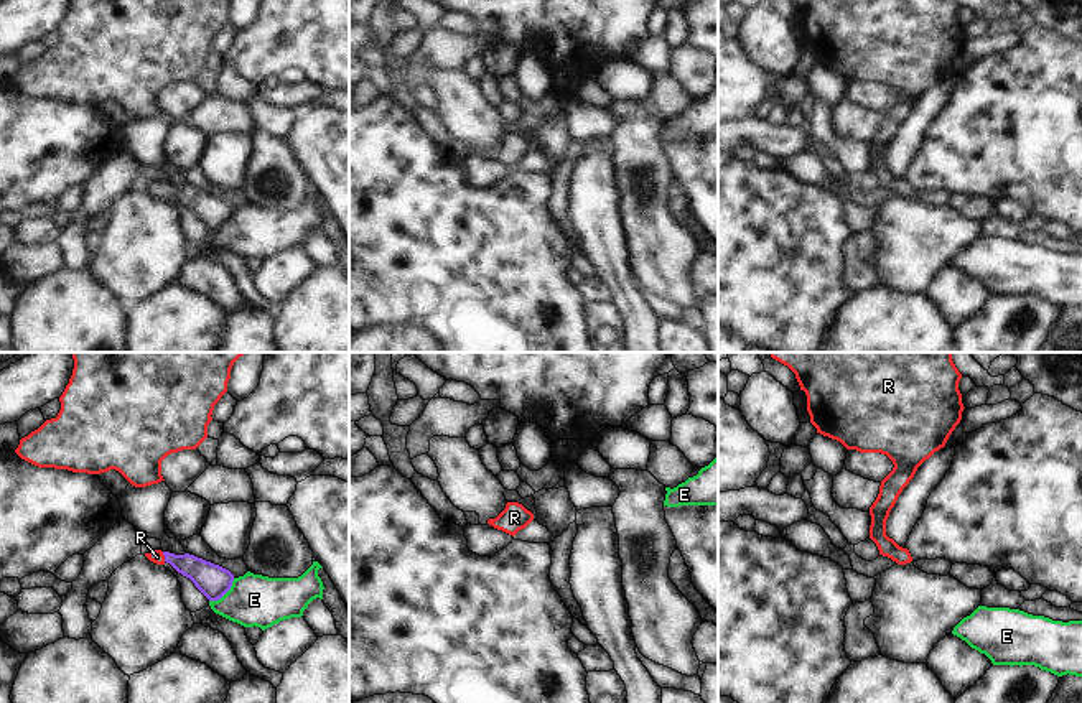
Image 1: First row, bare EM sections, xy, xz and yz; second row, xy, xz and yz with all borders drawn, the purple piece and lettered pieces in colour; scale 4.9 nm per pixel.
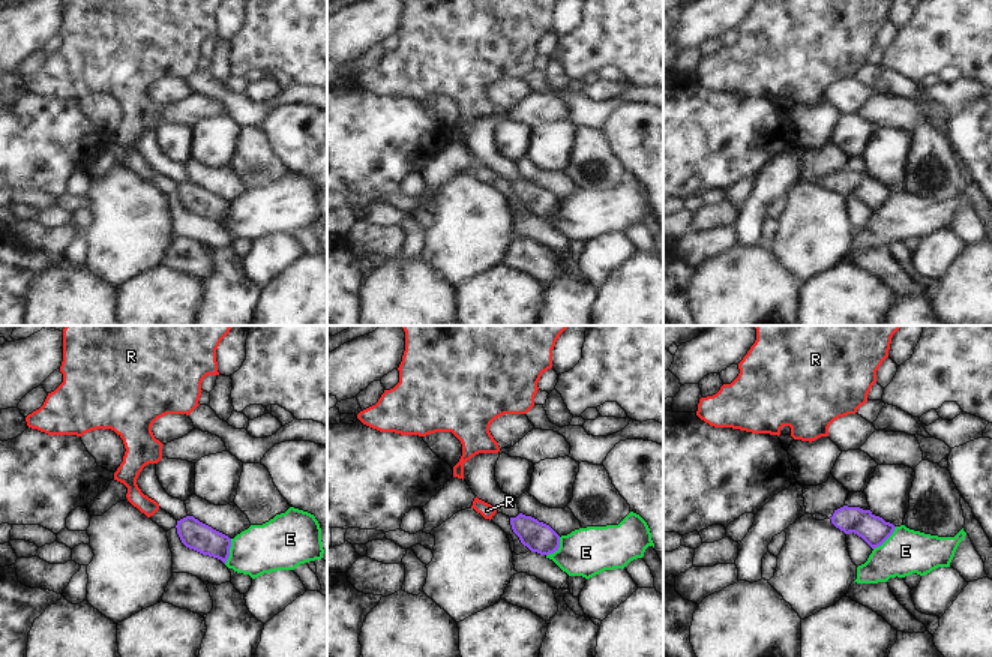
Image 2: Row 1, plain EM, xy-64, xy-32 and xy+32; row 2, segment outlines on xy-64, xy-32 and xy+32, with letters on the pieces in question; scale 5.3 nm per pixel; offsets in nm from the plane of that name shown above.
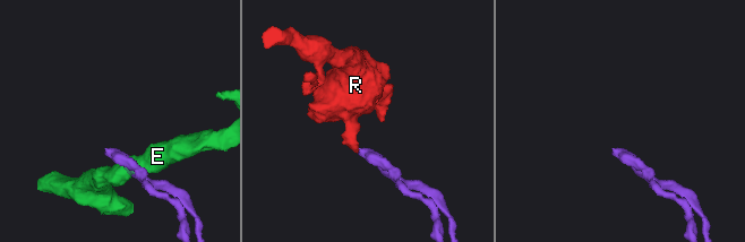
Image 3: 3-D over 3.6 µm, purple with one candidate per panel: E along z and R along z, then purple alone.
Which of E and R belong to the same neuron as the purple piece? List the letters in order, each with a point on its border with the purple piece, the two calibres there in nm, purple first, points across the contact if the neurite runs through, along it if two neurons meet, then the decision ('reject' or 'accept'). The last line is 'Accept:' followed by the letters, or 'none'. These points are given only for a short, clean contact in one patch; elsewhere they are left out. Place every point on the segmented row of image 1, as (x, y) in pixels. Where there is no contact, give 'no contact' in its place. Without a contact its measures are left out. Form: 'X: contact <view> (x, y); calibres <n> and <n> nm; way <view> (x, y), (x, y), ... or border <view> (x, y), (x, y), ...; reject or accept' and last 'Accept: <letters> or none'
E: contact xy (224, 593); calibres 160 and 260 nm; reject
R: contact xy (165, 557); calibres 150 and 70 nm; way xy (209, 578), (186, 563), (165, 557), (157, 557); accept
Accept: R

